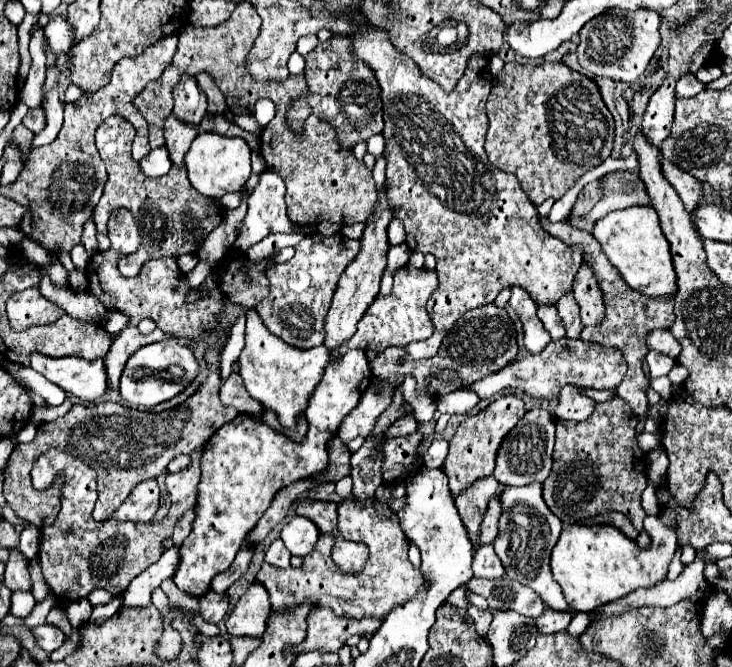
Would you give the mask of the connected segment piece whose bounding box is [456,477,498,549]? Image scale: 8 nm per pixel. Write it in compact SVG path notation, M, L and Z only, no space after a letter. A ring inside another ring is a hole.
M486 477L484 481L476 481L476 485L472 485L472 489L466 489L456 499L456 509L460 513L460 519L464 523L464 529L468 533L468 539L472 541L474 549L478 549L480 523L484 519L490 497L496 493L496 487L498 487L498 481L494 477Z

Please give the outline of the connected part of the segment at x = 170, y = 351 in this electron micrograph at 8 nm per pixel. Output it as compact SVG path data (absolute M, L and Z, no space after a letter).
M158 341L148 347L138 349L126 363L122 377L120 377L120 395L132 403L142 407L154 407L158 403L164 403L172 397L176 397L180 391L184 391L198 375L200 367L190 347L178 345L176 341Z

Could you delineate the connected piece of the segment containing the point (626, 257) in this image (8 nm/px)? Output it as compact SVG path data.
M648 205L644 207L628 207L624 211L612 211L602 217L592 233L610 263L620 271L624 281L638 293L646 297L670 297L676 293L676 273L670 255L670 243L666 241L660 219L656 211Z

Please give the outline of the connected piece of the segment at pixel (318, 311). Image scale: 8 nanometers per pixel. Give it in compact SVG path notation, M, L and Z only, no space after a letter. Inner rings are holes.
M320 233L306 235L296 247L296 253L286 263L274 263L266 269L270 295L256 307L266 329L292 347L308 349L324 341L324 317L332 303L338 277L360 251L360 241L348 239L342 233L324 237Z

